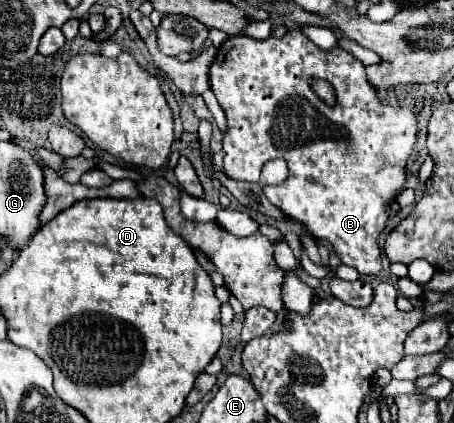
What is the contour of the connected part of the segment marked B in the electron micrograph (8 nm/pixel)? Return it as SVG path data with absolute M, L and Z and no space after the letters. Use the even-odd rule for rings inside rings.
M288 30L282 38L268 36L266 40L230 36L218 48L208 76L210 88L226 114L228 126L222 134L222 146L226 152L224 174L238 182L258 182L260 170L268 160L284 158L290 174L282 184L266 186L266 198L286 216L304 224L312 236L332 242L342 264L356 268L360 276L376 276L382 270L378 234L388 220L386 202L404 186L404 166L414 150L416 116L408 108L382 104L366 78L364 64L352 54L342 48L322 52L298 30ZM310 78L324 78L336 88L336 106L328 108L310 90Z

